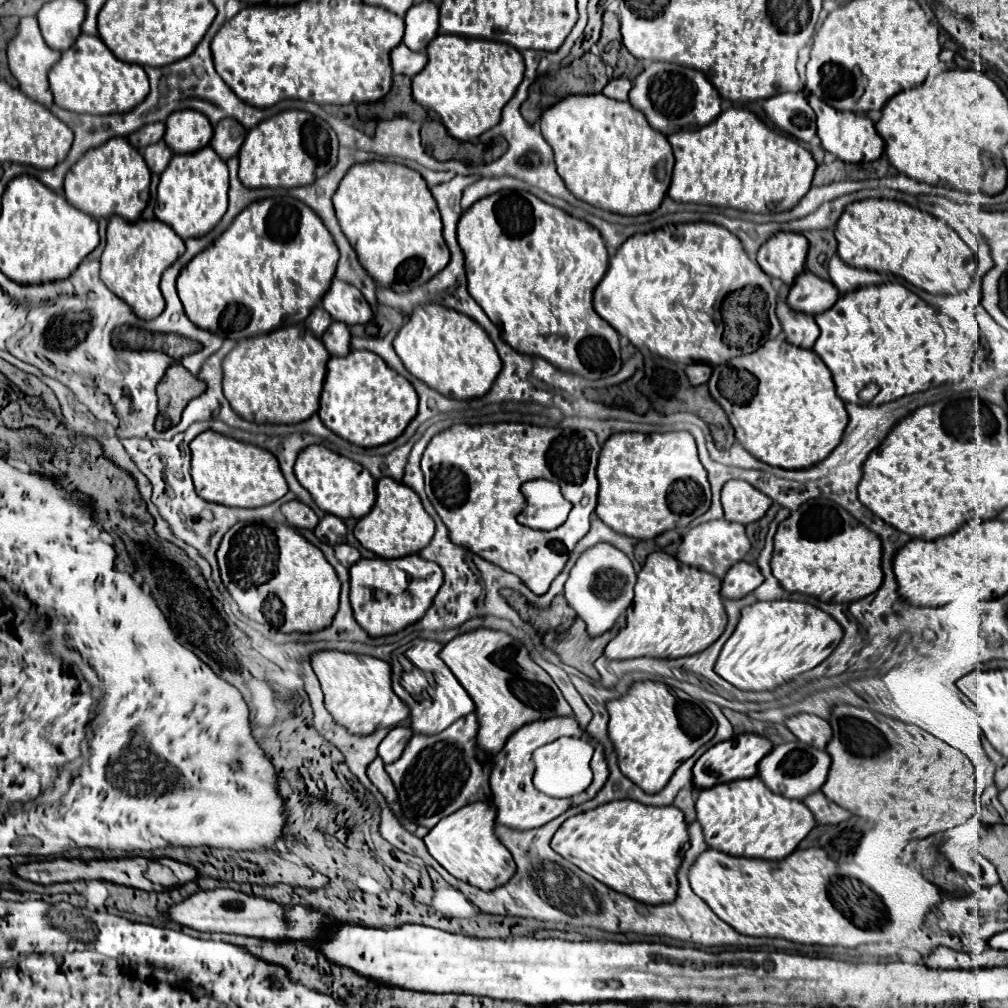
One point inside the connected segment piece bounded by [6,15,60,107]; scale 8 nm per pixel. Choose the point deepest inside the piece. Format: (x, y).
(30, 59)

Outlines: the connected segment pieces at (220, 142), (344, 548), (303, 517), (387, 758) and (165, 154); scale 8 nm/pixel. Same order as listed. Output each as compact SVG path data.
M226 117L216 125L210 145L224 161L228 161L232 155L238 153L244 139L246 139L246 129L240 127L240 123L236 119Z
M340 543L338 547L334 547L334 551L336 551L338 561L340 561L342 565L346 565L346 567L352 567L352 565L360 559L360 551L354 549L354 547L348 545L348 543Z
M292 499L292 501L284 503L284 505L282 505L282 513L284 513L286 521L288 521L290 525L294 525L294 527L314 529L316 523L318 523L316 513L314 513L308 505L304 505L302 501L298 501L298 499Z
M394 727L394 729L384 737L384 741L382 741L380 747L378 747L380 759L382 759L384 763L396 761L396 759L402 755L402 751L404 751L404 747L406 747L406 743L408 743L410 737L412 737L412 729L410 729L410 727Z
M158 141L158 143L152 143L150 147L146 147L146 149L142 151L142 155L144 155L146 165L148 165L154 173L162 173L164 167L168 165L170 157L172 157L172 151L170 151L170 147L168 147L164 141Z

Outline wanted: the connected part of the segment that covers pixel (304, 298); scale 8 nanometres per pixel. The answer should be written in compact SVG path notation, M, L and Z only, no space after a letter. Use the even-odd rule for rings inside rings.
M286 197L286 205L278 203L276 199L260 199L250 203L212 243L212 247L200 251L190 263L184 265L176 287L184 311L192 323L220 335L222 339L240 341L274 331L282 325L304 321L312 307L320 303L320 295L328 291L338 257L338 247L330 231L324 227L324 221L300 199Z

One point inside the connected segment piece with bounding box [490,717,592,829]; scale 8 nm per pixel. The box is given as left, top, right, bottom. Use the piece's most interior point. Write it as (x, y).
(520, 805)

